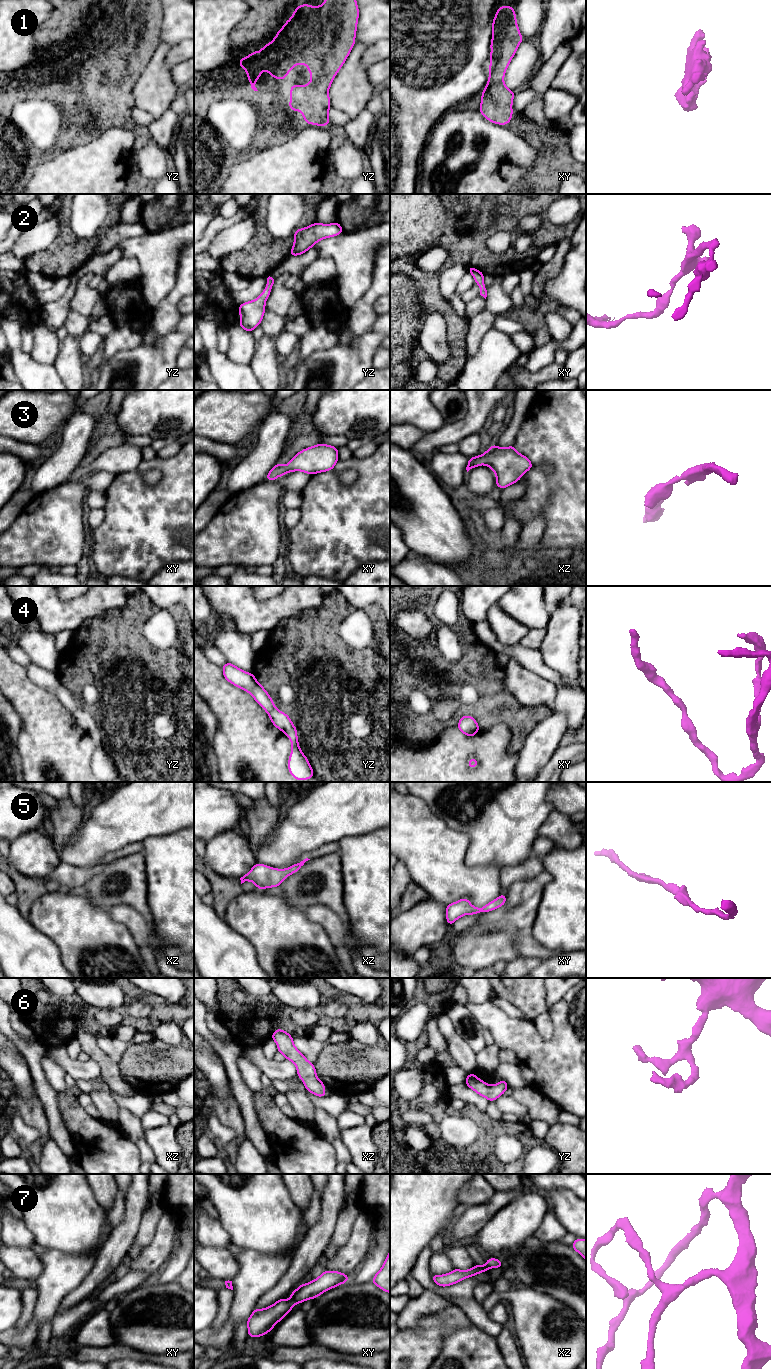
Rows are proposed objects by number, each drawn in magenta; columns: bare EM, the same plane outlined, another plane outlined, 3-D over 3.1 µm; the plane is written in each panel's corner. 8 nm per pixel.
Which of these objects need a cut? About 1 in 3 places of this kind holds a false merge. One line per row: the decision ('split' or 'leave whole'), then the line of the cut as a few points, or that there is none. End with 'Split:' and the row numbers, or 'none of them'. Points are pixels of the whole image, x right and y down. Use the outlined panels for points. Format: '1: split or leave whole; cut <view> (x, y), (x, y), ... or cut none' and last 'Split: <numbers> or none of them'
1: leave whole; cut none
2: leave whole; cut none
3: leave whole; cut none
4: leave whole; cut none
5: leave whole; cut none
6: leave whole; cut none
7: leave whole; cut none
Split: none of them

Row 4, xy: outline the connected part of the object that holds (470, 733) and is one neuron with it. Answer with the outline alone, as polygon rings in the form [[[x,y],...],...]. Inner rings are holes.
[[[470,715],[462,716],[457,725],[458,729],[468,737],[473,737],[479,732],[479,725]]]

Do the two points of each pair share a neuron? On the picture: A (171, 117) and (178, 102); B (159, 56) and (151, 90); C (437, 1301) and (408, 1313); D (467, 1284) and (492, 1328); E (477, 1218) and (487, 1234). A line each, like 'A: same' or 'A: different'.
A: different
B: same
C: same
D: same
E: different

